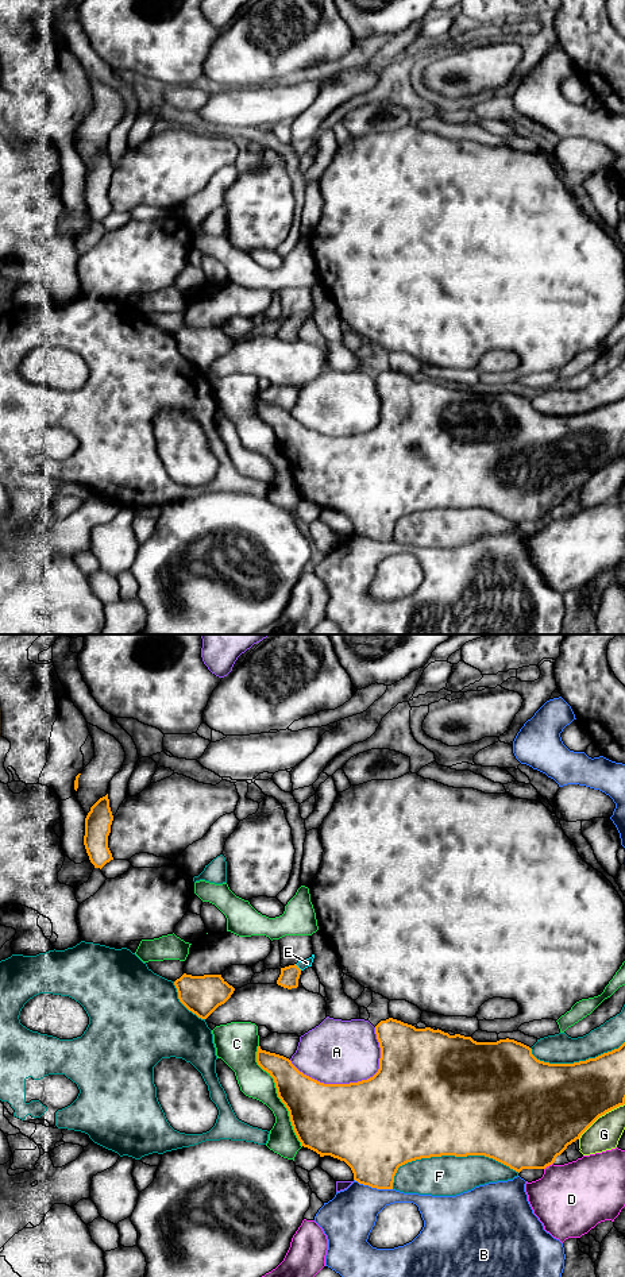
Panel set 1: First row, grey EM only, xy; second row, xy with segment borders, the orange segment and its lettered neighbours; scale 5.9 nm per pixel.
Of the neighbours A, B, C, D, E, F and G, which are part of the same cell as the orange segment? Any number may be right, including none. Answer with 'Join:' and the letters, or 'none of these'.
Join: E

